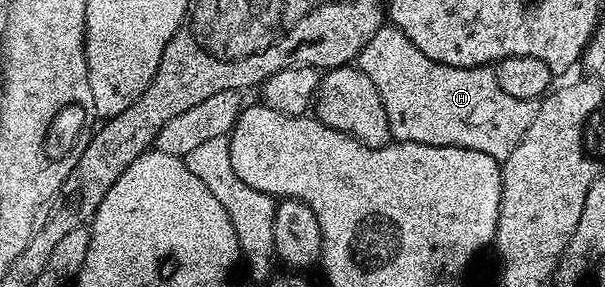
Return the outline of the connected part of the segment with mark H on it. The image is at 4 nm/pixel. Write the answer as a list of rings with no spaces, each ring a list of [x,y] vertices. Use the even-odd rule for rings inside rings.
[[[380,27],[361,49],[356,63],[374,81],[390,121],[392,139],[397,143],[476,149],[503,161],[514,153],[536,116],[537,104],[530,99],[510,97],[498,85],[495,70],[442,65],[426,57],[398,27]]]

